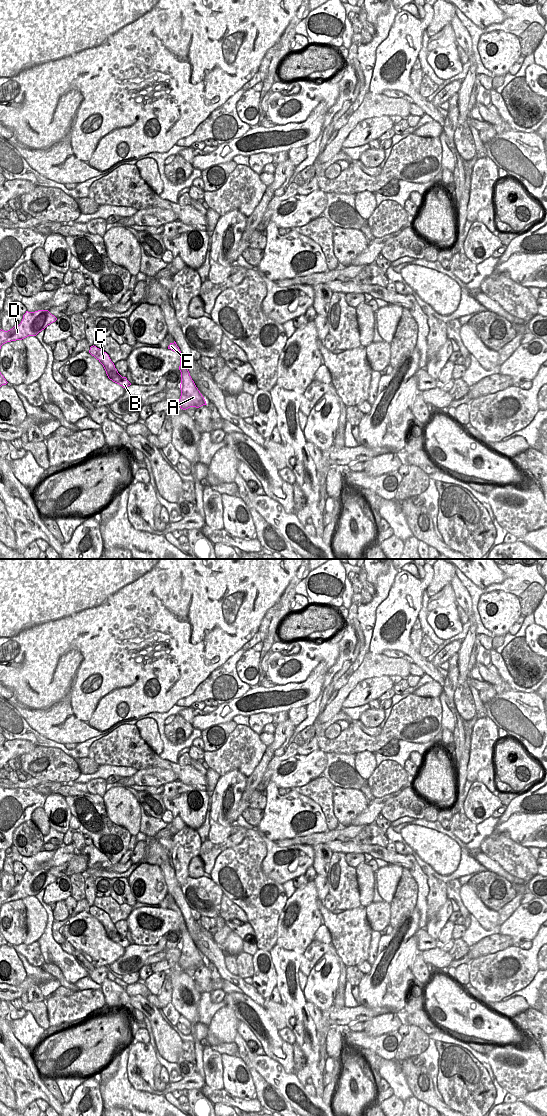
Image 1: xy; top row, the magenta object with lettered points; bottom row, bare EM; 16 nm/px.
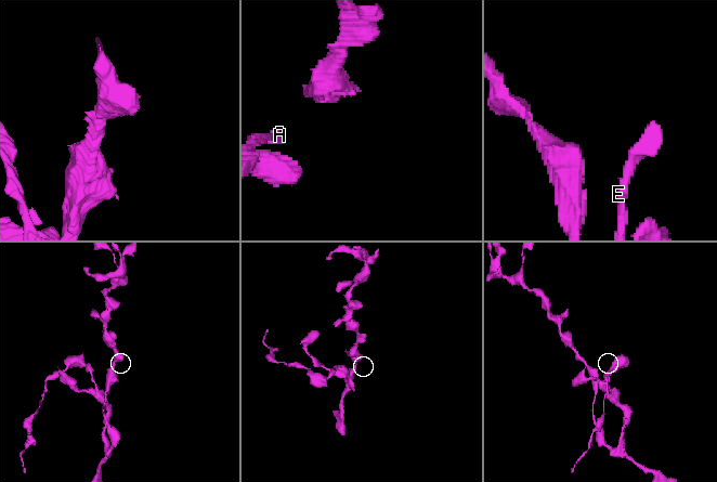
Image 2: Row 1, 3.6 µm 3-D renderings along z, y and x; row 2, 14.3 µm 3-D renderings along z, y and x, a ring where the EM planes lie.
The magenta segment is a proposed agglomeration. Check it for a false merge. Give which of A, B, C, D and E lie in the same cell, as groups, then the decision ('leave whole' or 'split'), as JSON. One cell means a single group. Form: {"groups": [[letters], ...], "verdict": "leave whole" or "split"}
{"groups": [["A", "B", "C"], ["D", "E"]], "verdict": "split"}

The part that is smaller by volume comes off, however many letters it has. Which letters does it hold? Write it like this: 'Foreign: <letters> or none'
Foreign: D, E.

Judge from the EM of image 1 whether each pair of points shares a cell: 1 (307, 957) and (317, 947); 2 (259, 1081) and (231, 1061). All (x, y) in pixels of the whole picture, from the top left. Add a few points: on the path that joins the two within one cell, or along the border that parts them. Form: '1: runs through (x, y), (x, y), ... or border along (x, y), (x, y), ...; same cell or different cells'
1: runs through (309, 955), (315, 949); same cell
2: border along (239, 1056), (251, 1076), (255, 1090), (254, 1097); different cells

